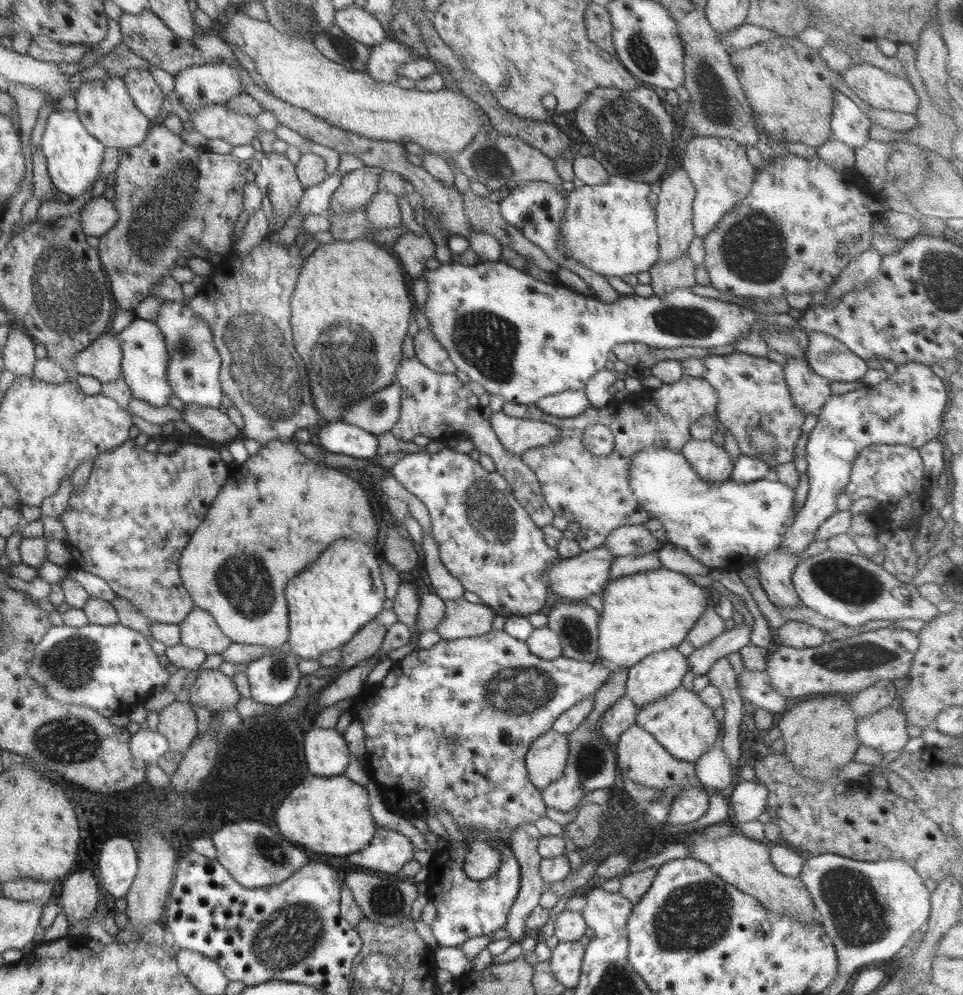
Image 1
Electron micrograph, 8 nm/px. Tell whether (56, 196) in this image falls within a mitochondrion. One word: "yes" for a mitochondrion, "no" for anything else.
no

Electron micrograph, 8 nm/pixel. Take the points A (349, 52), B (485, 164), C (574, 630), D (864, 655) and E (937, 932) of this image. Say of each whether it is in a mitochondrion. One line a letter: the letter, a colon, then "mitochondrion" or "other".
A: mitochondrion
B: mitochondrion
C: mitochondrion
D: mitochondrion
E: other

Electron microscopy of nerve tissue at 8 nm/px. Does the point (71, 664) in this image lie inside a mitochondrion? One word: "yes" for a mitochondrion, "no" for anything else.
yes

